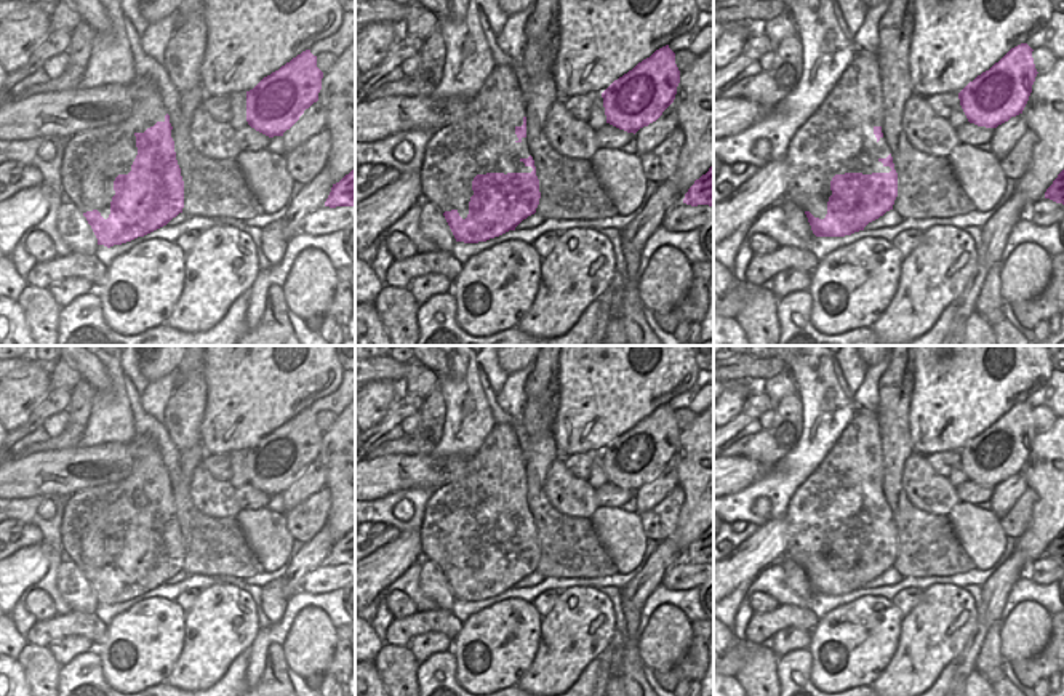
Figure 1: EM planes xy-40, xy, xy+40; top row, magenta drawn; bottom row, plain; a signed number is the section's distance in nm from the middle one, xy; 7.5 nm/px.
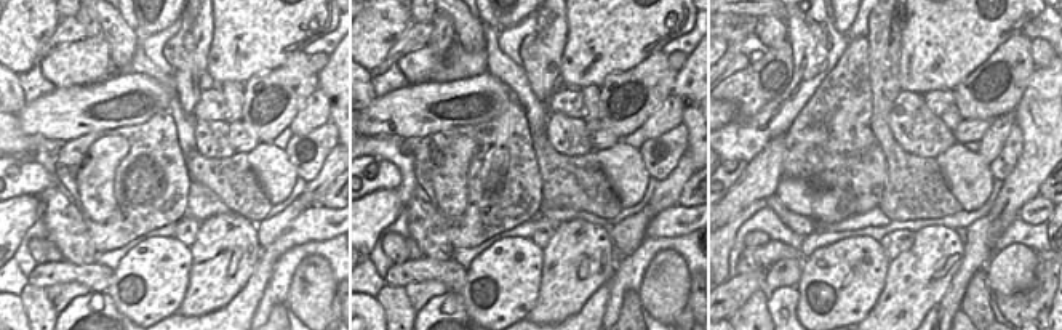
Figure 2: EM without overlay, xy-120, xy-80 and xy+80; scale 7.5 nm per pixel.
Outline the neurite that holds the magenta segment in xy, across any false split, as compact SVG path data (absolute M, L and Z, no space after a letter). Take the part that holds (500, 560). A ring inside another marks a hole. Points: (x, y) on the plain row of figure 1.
M520 517L531 531L486 531L472 539L474 554L469 560L469 573L462 578L458 568L443 574L456 600L478 602L499 595L536 571L539 563L539 538L534 518Z

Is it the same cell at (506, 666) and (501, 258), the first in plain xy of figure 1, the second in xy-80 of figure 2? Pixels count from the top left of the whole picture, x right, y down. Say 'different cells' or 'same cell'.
same cell

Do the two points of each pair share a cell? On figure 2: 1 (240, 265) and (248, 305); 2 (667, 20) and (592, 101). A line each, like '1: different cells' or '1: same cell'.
1: different cells
2: different cells

